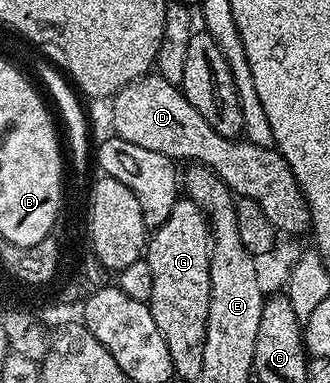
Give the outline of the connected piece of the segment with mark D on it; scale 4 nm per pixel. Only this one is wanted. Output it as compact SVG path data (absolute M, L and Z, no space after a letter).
M147 73L124 85L112 97L114 103L110 107L110 119L114 122L113 134L124 141L132 141L132 145L141 145L144 149L152 149L152 153L164 153L164 157L181 161L190 159L195 164L208 167L214 171L235 196L251 199L264 209L268 221L272 221L275 232L286 237L298 237L301 231L310 231L310 210L302 190L298 188L292 169L284 161L284 157L274 147L261 147L255 143L247 143L245 138L225 139L196 113L196 109L182 93L181 86L170 83L163 75Z

